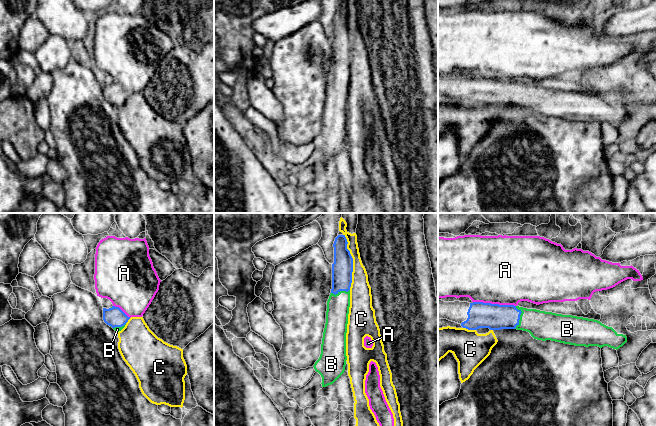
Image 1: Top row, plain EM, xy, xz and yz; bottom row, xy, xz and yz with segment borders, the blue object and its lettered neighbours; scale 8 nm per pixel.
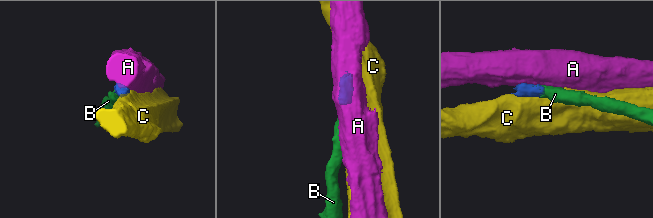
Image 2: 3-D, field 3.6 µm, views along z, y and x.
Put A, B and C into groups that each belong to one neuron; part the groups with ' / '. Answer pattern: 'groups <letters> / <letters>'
groups A / B / C

